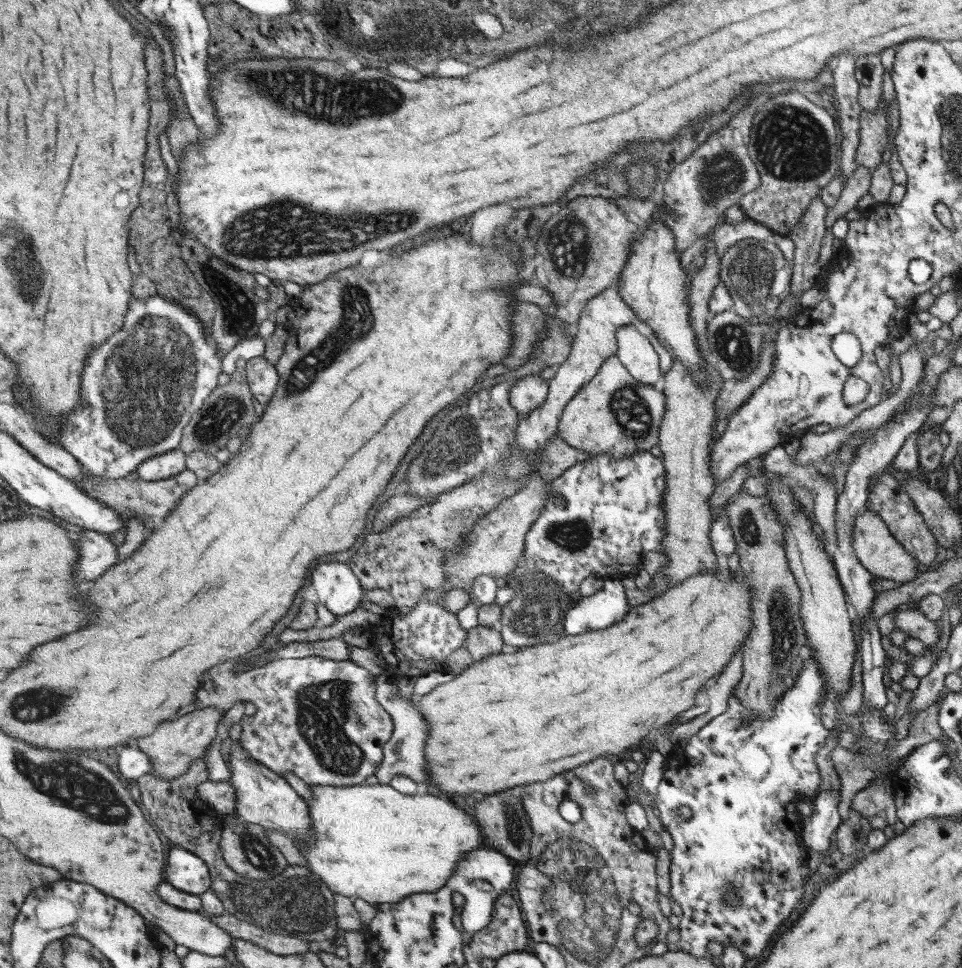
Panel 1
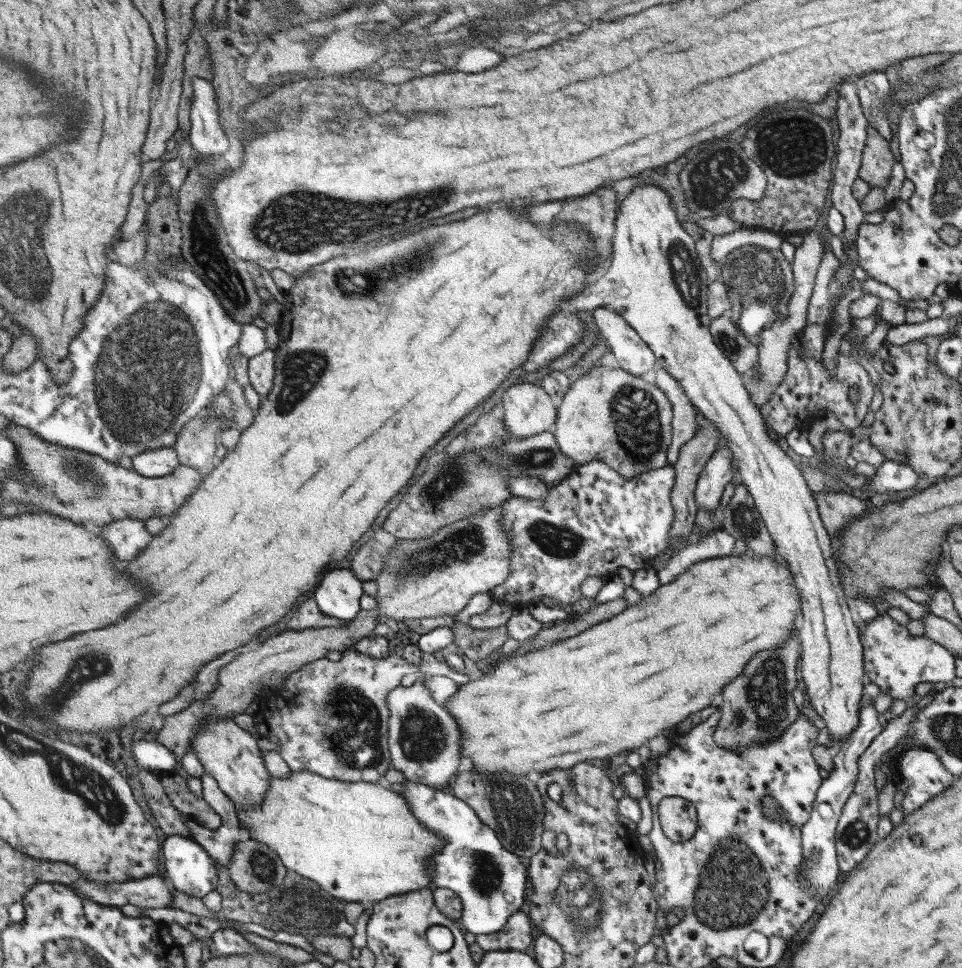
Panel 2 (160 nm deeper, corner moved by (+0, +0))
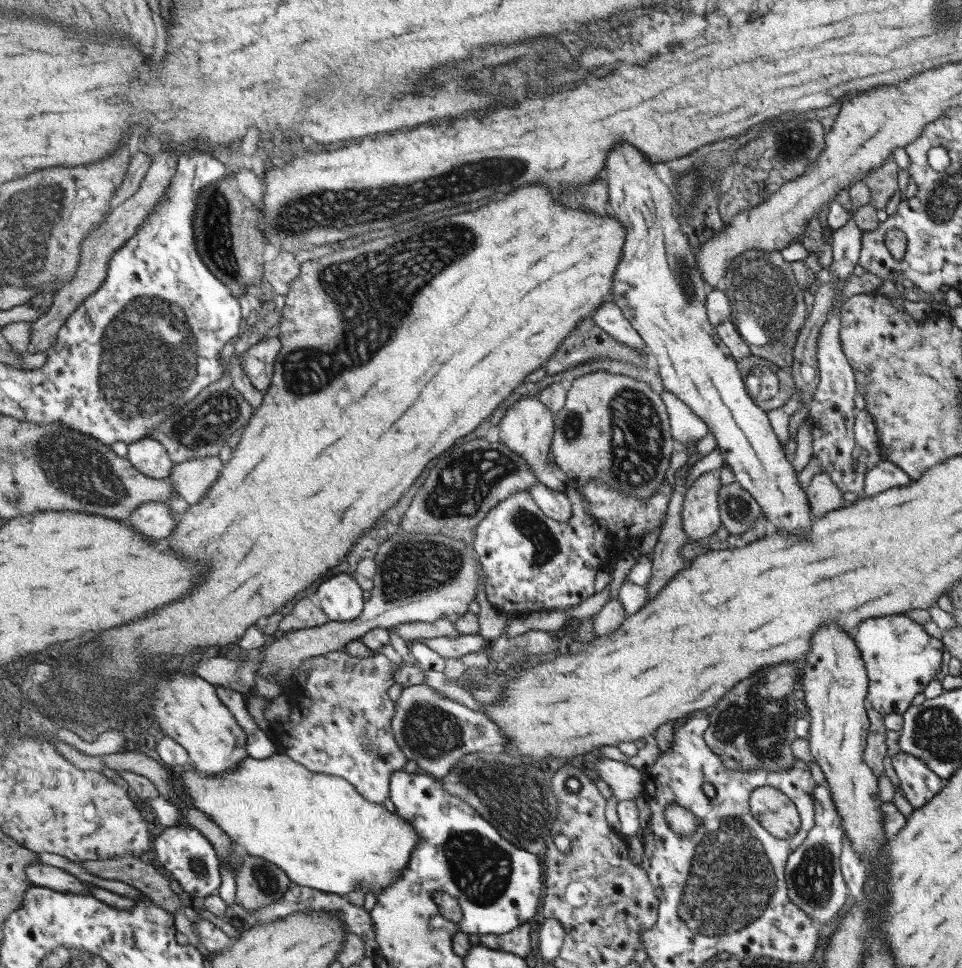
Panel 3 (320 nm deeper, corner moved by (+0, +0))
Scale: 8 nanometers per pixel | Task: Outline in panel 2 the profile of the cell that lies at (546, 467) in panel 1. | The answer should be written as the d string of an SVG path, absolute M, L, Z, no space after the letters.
M553 429L529 439L514 439L502 446L500 451L469 451L446 457L397 502L397 508L389 512L383 530L397 538L423 539L432 537L438 530L457 520L473 518L486 508L499 506L511 497L508 483L510 476L533 476L549 487L561 484L577 467L572 458L559 448Z

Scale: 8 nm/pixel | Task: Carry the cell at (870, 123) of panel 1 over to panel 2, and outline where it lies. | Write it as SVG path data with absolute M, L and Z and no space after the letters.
M867 126L858 178L871 187L879 186L884 189L890 180L893 164L894 156L889 151L888 142L873 127Z

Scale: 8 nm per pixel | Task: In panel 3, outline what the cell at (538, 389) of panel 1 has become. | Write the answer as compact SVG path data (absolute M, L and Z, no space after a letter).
M537 396L525 397L509 407L499 422L499 437L505 446L520 454L535 471L538 483L548 486L551 490L565 493L571 485L570 477L552 457L552 446L556 431L555 414L549 410Z

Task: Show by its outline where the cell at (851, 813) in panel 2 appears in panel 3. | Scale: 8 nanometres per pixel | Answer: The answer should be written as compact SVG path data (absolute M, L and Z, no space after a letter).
M844 834L842 836L841 853L839 853L839 866L851 900L860 900L860 897L864 896L862 884L867 875L867 864L864 864L863 858L865 857L855 853L850 838L847 838Z

